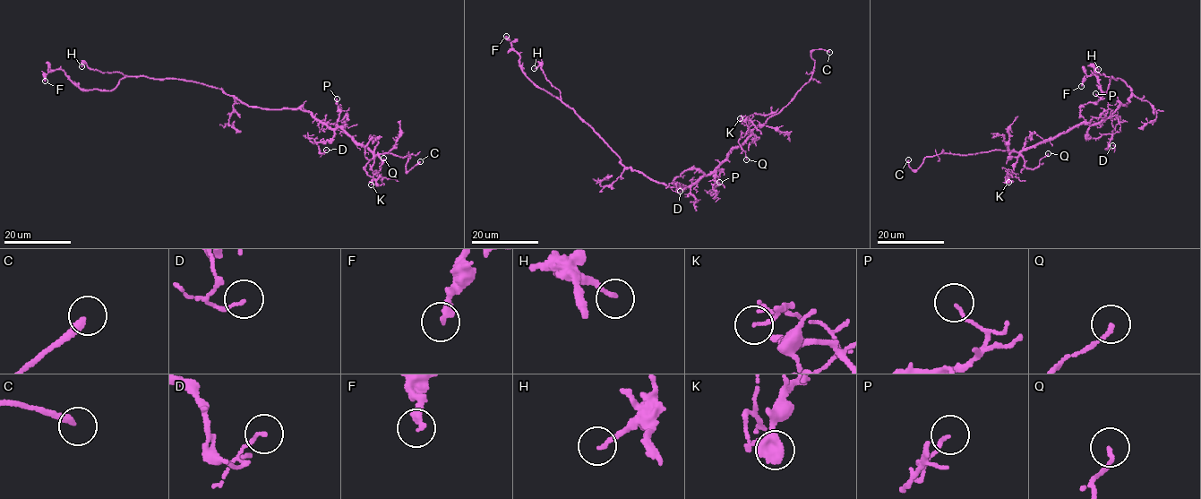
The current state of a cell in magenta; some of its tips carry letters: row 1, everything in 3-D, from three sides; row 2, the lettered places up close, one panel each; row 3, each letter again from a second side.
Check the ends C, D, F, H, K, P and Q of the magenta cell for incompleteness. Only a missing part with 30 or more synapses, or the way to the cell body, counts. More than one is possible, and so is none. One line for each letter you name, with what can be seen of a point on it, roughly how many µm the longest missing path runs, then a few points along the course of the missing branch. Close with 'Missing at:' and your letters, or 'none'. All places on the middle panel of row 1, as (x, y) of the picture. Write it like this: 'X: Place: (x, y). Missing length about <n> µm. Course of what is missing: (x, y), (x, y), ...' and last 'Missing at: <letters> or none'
C: Place: (829, 52). Missing length about 10 µm. Course of what is missing: (829, 52), (843, 65), (844, 73), (851, 81)
Missing at: C

